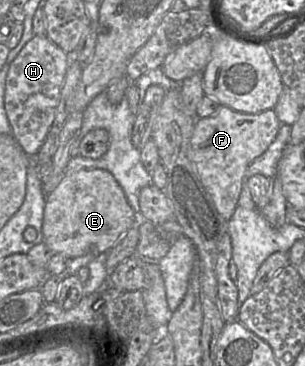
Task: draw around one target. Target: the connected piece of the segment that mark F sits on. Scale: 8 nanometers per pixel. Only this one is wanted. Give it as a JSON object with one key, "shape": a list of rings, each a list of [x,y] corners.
{"shape":[[[221,105],[213,116],[197,118],[189,140],[188,158],[218,212],[226,220],[233,216],[237,208],[249,165],[268,149],[280,126],[273,109],[246,114]]]}

